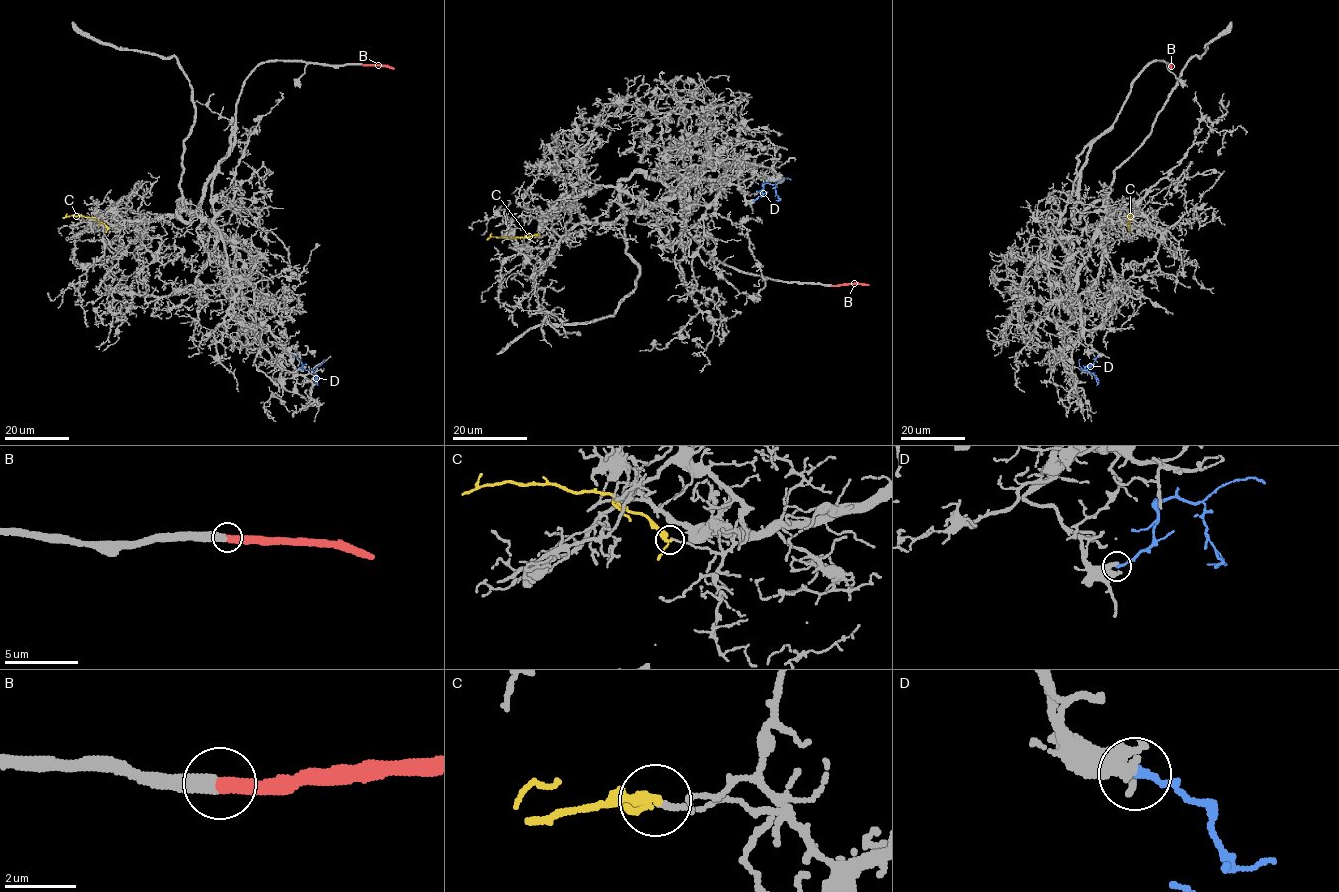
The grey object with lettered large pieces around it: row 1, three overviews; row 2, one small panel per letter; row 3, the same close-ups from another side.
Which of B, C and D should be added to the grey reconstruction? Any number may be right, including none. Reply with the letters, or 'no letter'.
B

